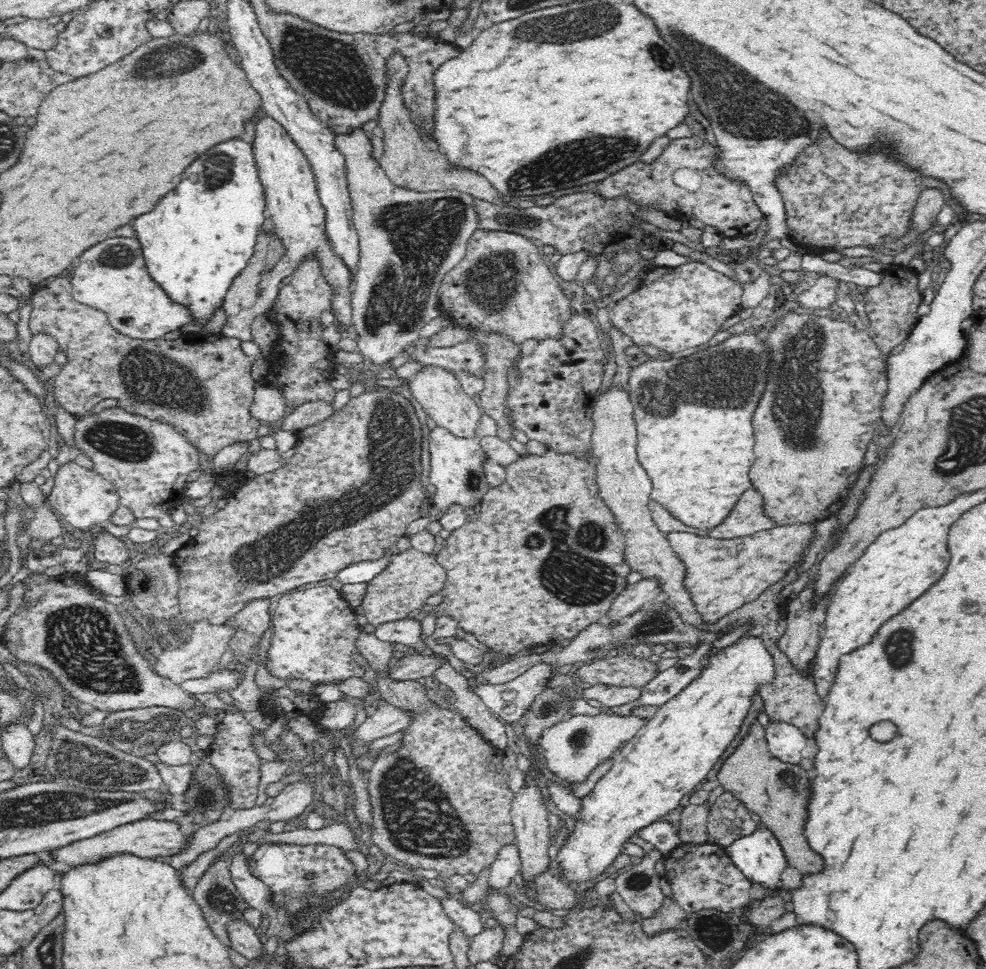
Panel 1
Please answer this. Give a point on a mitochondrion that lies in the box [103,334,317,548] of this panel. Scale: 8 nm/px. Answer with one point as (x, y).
(151, 379)

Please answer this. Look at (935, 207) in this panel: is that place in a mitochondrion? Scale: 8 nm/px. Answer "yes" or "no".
no

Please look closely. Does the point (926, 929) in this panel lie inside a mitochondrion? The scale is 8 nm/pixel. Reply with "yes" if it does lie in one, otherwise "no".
no

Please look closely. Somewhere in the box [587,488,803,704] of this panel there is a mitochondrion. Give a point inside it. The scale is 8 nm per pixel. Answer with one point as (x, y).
(657, 623)

